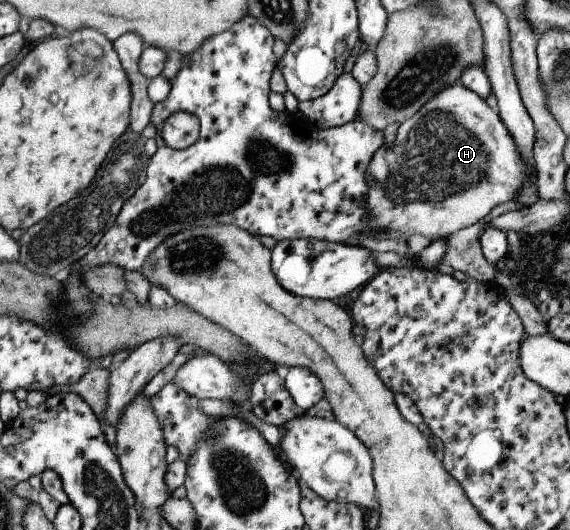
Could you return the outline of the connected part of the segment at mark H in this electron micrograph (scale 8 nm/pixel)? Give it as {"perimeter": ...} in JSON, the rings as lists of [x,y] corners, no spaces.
{"perimeter":[[[458,81],[440,88],[424,106],[408,120],[399,124],[397,136],[390,145],[384,143],[366,166],[367,208],[366,226],[380,232],[380,239],[408,237],[421,234],[426,238],[444,238],[484,218],[496,204],[514,201],[522,184],[534,178],[522,156],[518,154],[512,136],[500,122],[500,117],[486,105],[484,99],[464,88]]]}

